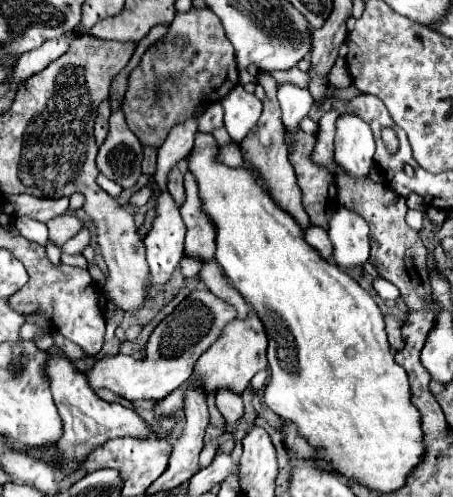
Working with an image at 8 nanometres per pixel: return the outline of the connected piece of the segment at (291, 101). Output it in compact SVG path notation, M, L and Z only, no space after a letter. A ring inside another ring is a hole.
M283 83L277 89L277 99L283 111L283 125L289 131L299 129L299 121L309 113L313 107L313 97L307 89L301 89L293 83Z

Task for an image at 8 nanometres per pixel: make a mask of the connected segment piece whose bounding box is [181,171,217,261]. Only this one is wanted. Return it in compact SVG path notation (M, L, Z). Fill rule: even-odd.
M185 173L185 193L187 201L181 207L181 217L187 227L185 235L185 255L197 257L201 261L211 261L215 255L215 225L209 221L207 213L201 213L201 197L197 193L197 179L193 173Z

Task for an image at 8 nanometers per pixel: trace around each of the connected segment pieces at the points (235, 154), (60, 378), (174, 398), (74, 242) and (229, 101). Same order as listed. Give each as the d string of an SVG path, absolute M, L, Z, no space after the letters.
M225 145L225 147L219 147L219 161L229 165L229 167L241 167L243 165L243 157L241 157L241 151L239 151L239 145Z
M51 355L47 373L51 379L51 393L53 393L55 405L59 409L59 415L61 415L63 427L65 427L63 437L57 445L57 455L53 459L53 465L59 471L57 477L65 477L71 471L75 471L77 465L83 463L85 455L89 455L97 445L103 445L109 439L125 437L125 435L145 437L149 433L149 425L145 423L143 417L133 413L131 409L123 407L121 403L107 403L95 391L91 391L83 373L77 371L69 363L69 359Z
M183 389L173 391L169 397L157 401L155 405L157 415L173 415L175 411L181 411L181 409L183 409Z
M73 235L71 241L63 245L63 253L81 253L89 245L89 235Z
M237 85L221 99L221 105L225 109L225 129L235 143L241 143L261 117L261 101L253 93L247 93L241 85Z

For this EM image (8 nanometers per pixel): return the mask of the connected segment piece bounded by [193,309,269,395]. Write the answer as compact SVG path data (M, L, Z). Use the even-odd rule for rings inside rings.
M253 309L247 313L245 319L233 319L225 329L221 331L221 337L211 345L209 351L205 351L195 369L195 377L205 377L205 391L217 391L219 387L227 387L235 391L237 395L243 393L243 389L249 385L253 375L261 369L267 369L267 337L265 337L265 327L261 325L261 319Z

